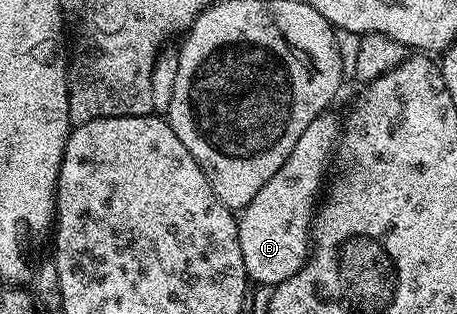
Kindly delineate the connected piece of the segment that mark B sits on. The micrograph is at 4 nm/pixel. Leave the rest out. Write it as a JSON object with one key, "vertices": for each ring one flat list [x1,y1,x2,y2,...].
{"vertices":[[329,115,317,116,315,122,311,122,307,130,303,130,287,162,283,162,283,166,279,166,279,170,271,174,263,190,259,190,255,198,251,198,249,205,240,209,237,216,239,251,243,253,245,275,254,285,281,284,291,278,291,274,298,272,311,255,313,213,326,183,325,171,329,164,331,168,339,139,338,117,336,120]]}

